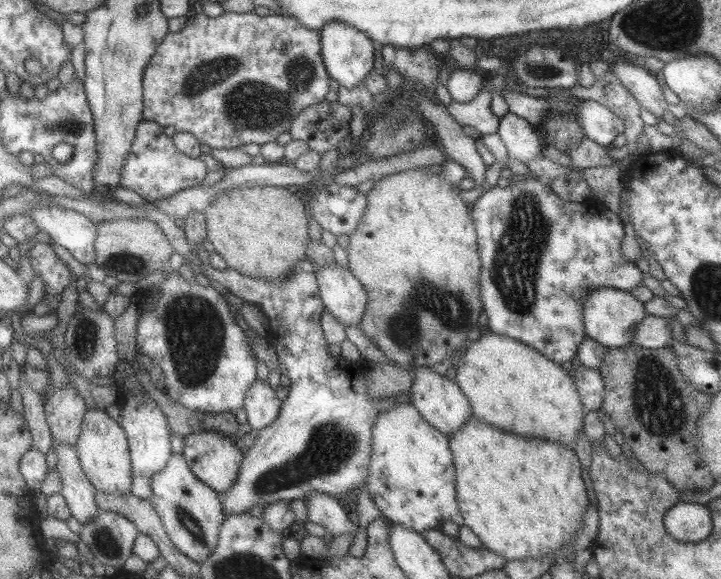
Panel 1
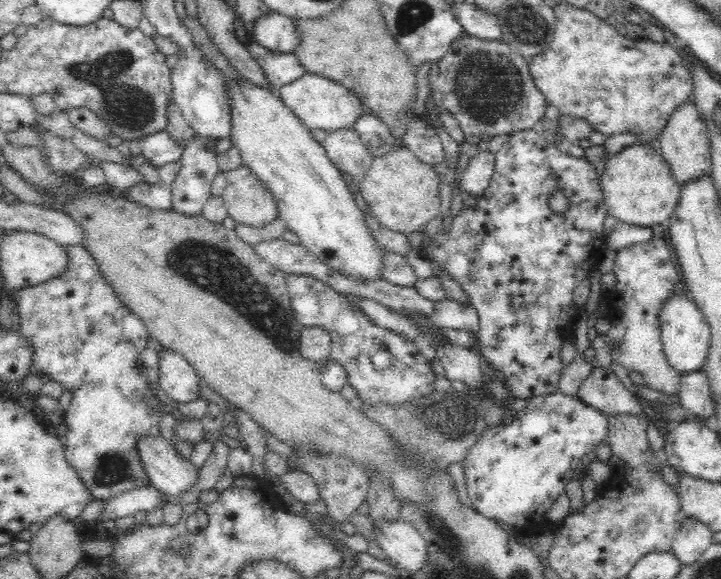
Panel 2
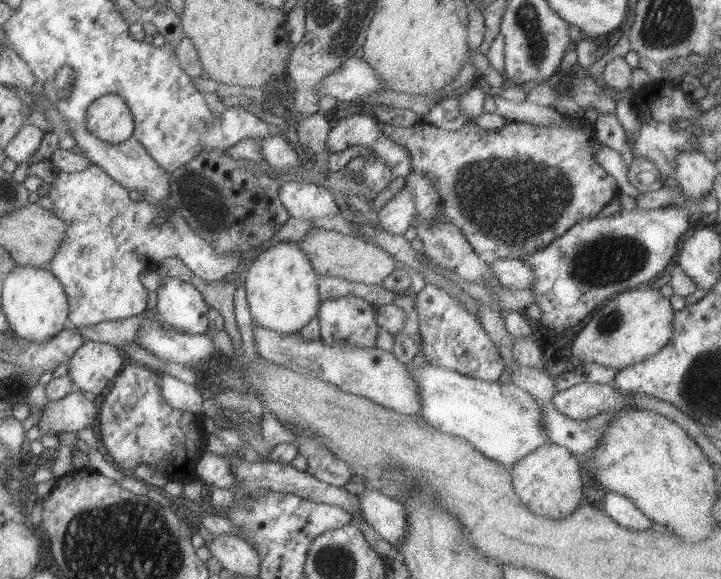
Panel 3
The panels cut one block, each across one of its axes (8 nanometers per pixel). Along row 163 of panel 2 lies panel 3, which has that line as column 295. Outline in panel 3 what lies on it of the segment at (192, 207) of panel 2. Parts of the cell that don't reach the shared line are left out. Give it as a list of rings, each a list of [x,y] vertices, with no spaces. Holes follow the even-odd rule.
[[[285,182],[279,188],[279,202],[289,216],[309,222],[341,214],[331,192],[305,182]]]

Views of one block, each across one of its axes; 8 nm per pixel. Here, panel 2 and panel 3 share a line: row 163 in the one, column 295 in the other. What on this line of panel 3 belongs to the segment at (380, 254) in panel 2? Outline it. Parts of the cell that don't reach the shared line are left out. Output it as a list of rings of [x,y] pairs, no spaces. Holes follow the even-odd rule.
[[[275,242],[265,252],[261,250],[245,272],[243,278],[245,294],[247,294],[247,308],[253,322],[277,332],[289,334],[299,332],[317,312],[319,312],[319,298],[317,298],[317,282],[319,276],[313,270],[307,254],[303,252],[301,244],[295,242]]]

